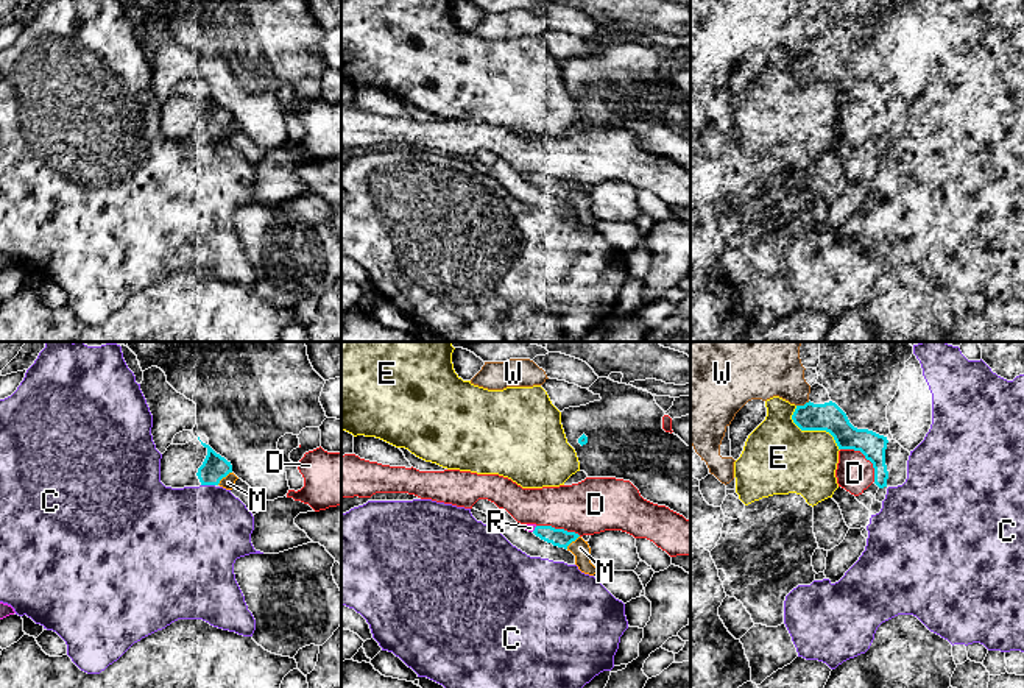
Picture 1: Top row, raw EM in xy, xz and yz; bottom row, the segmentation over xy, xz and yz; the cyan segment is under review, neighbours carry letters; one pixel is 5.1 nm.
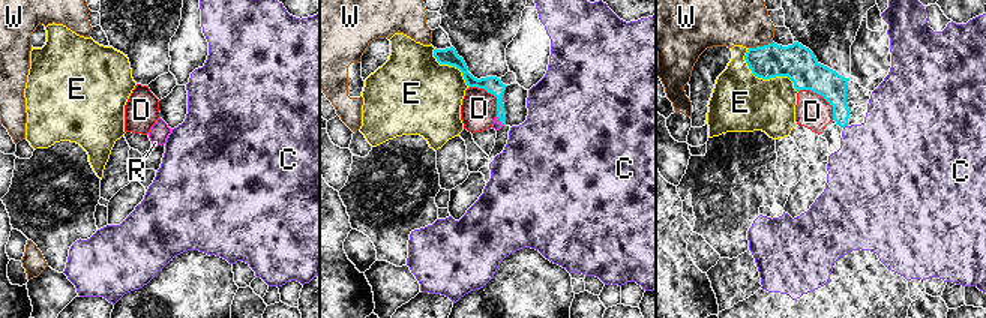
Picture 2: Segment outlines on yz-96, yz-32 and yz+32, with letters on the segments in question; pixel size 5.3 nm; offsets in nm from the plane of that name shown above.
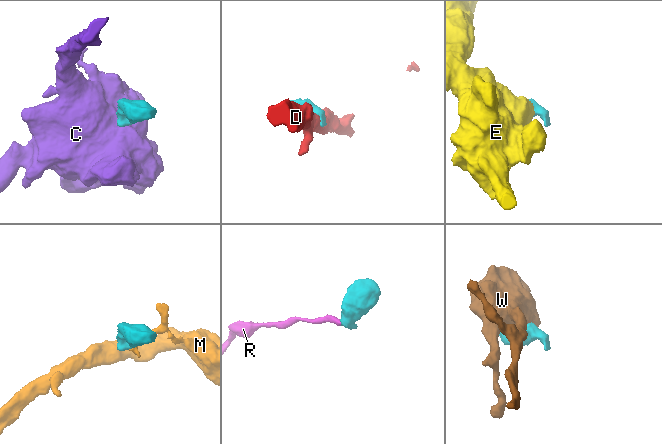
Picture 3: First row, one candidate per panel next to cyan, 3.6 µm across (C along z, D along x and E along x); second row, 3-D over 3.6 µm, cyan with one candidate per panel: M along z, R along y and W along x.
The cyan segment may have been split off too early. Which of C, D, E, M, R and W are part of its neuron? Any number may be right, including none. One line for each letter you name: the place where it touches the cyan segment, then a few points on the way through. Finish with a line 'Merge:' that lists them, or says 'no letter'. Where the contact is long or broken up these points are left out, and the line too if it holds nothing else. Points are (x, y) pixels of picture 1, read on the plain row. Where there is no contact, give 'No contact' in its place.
R: Touches cyan at xz (535, 180)
Merge: R

